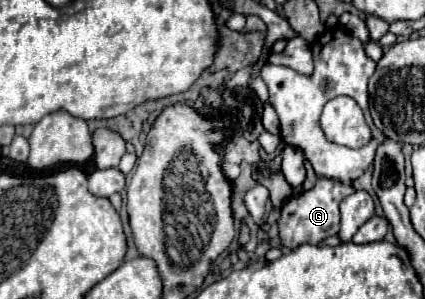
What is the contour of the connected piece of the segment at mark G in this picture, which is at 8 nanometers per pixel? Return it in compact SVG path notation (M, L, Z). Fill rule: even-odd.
M317 179L315 187L293 195L283 207L281 207L281 217L279 217L279 237L283 247L295 249L303 243L321 243L323 239L337 235L339 233L339 201L347 195L351 195L355 187L351 183L341 183L335 179Z

